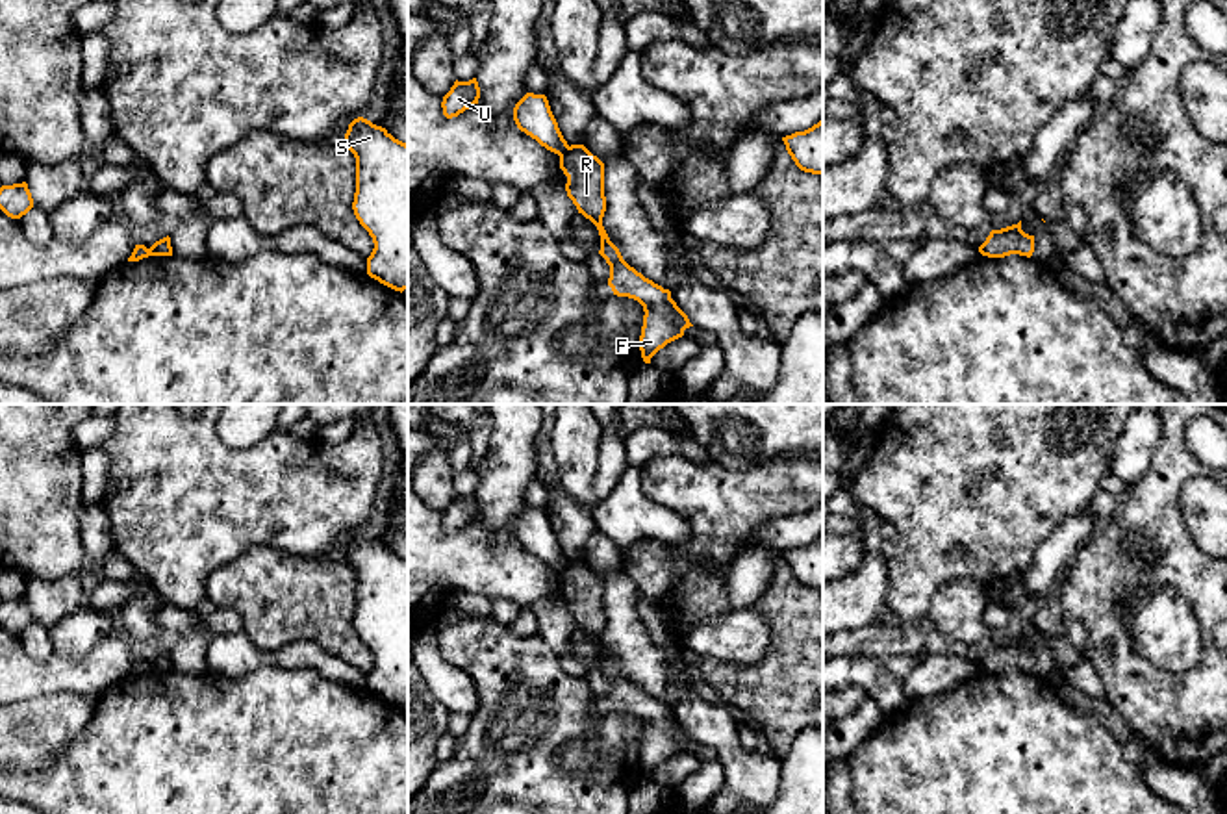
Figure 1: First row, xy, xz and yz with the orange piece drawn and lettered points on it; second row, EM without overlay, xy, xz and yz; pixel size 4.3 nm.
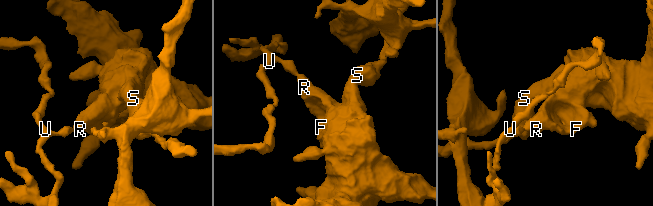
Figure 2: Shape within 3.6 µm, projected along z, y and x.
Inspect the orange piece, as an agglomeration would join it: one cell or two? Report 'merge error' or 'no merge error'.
merge error

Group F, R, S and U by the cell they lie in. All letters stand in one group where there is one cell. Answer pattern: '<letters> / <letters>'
F R S / U

